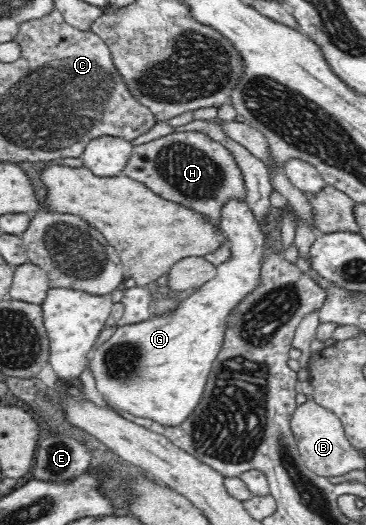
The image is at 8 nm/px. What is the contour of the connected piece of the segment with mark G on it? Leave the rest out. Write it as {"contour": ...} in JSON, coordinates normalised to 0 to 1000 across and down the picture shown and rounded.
{"contour":[[[620,379],[598,421],[634,488],[590,507],[582,531],[508,566],[473,596],[322,621],[298,646],[240,669],[232,701],[249,707],[260,737],[295,768],[473,813],[500,806],[549,764],[577,695],[609,657],[620,604],[702,547],[721,486],[724,450],[669,379]]]}

